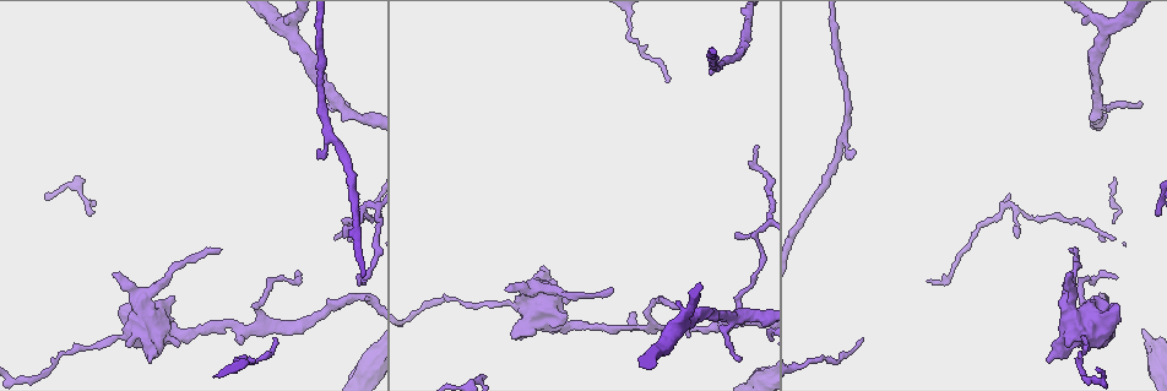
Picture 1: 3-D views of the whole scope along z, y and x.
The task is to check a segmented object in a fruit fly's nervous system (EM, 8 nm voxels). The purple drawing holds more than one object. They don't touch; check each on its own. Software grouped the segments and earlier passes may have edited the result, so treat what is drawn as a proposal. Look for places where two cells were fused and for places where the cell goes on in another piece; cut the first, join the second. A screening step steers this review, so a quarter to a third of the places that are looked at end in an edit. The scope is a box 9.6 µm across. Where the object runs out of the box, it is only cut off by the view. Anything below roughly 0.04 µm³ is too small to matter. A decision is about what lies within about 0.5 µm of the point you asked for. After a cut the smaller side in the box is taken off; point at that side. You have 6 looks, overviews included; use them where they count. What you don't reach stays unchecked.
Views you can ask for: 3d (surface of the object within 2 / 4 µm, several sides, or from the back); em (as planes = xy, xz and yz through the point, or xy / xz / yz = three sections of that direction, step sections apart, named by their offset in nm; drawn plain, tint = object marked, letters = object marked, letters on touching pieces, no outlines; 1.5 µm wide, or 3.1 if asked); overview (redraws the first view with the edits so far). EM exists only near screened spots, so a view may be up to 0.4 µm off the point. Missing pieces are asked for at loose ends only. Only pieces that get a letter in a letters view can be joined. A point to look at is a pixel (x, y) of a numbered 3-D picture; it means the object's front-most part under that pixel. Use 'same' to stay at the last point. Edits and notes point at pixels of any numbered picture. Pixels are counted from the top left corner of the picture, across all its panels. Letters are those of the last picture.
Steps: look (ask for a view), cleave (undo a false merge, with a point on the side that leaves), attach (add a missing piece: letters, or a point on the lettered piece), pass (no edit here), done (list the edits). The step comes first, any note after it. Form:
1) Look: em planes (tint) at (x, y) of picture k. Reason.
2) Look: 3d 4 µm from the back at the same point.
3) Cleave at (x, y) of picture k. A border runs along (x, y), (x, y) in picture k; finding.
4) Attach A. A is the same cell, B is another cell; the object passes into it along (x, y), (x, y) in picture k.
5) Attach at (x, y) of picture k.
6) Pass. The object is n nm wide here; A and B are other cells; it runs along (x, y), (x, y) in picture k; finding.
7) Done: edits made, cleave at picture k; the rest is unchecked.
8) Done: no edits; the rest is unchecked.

Look: em planes (letters) at (1139, 103) of picture 1. Tapers out.

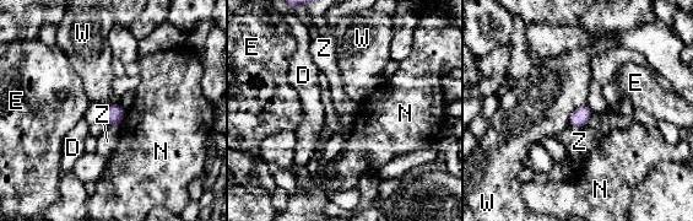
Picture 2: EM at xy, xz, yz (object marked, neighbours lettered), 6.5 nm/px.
Pass. D, E, N, W and Z are other cells; a border runs along (585, 103), (569, 116), (568, 124) in picture 2; no lettered piece goes on from it.

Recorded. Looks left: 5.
Look: 3d 2 µm at (1068, 249) of picture 1. Free end.

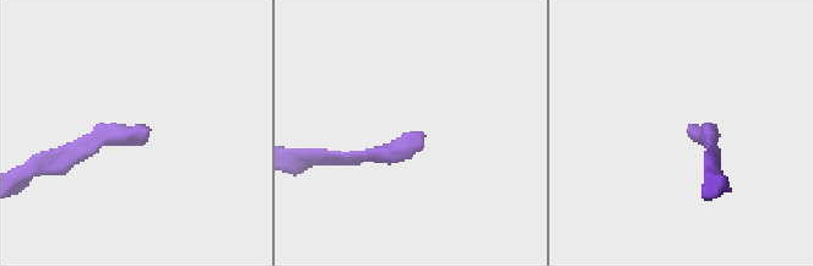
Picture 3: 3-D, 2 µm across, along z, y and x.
Look: em planes (letters) at (416, 135) of picture 3. Need the tissue.

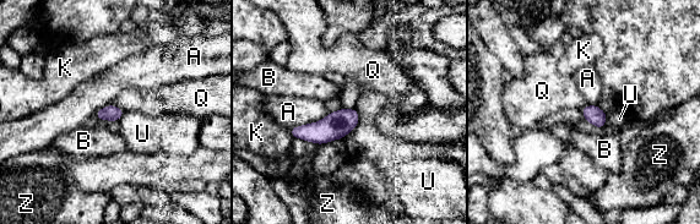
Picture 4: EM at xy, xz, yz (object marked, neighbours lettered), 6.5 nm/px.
Pass. A, B, K, Q, U and Z are other cells; a border runs along (356, 108), (358, 124), (343, 138) in picture 4; no lettered piece goes on from it.

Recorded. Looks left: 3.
Look: em planes (letters) at (1048, 360) of picture 1. Thick end.

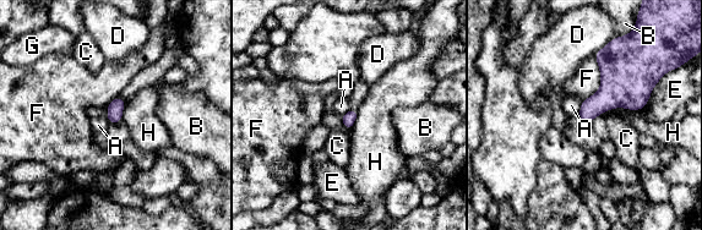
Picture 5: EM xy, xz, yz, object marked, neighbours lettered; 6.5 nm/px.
Pass. A, B, C, D, E, F, G and H are other cells; a border runs along (581, 100), (577, 116) in picture 5; none of them fits.

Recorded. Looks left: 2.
Done: no edits; the rest is unchecked.

